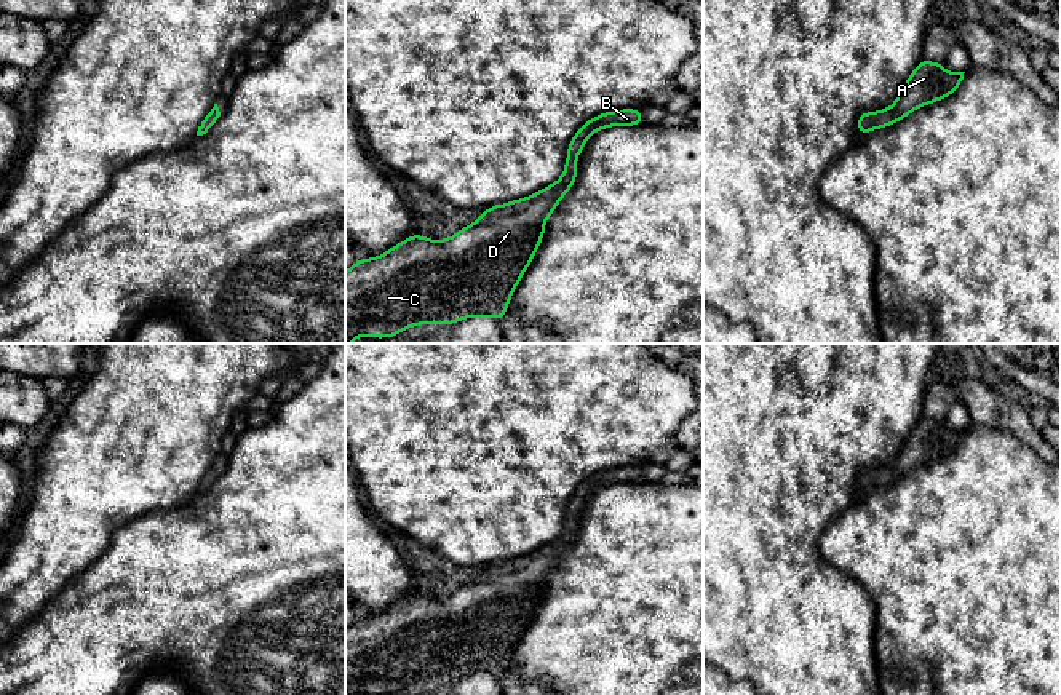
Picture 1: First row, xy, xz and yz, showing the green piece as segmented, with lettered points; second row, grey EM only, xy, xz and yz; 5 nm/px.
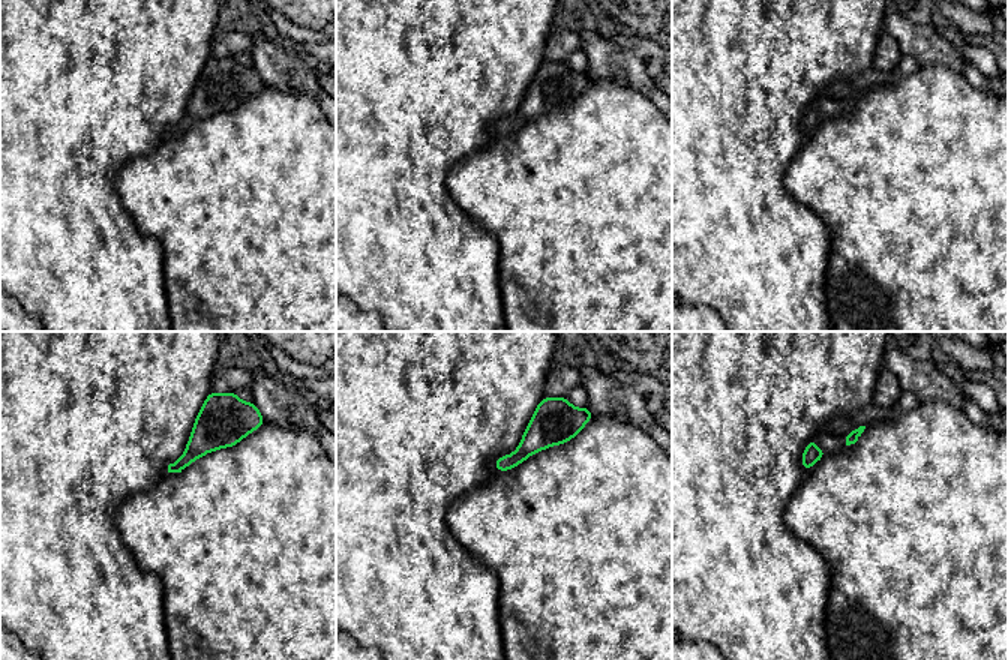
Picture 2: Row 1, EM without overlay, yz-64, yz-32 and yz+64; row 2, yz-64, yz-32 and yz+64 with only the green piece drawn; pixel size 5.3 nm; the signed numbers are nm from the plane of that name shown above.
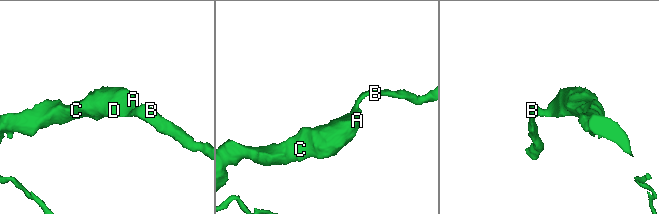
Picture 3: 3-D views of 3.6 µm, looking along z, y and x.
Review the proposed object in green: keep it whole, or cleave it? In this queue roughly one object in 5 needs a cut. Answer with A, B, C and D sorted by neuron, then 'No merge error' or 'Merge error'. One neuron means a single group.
Groups: A B C D. No merge error

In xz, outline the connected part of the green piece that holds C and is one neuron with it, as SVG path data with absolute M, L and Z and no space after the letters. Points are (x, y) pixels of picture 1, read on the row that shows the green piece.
M639 109L599 113L577 129L567 145L562 176L543 190L538 190L530 197L486 208L473 224L460 228L449 238L430 240L415 233L380 256L358 259L345 272L345 344L352 344L355 337L396 337L399 332L419 324L447 326L471 316L502 320L507 315L507 307L510 305L515 289L545 236L548 217L577 181L577 157L583 152L586 139L599 129L634 125L644 125Z

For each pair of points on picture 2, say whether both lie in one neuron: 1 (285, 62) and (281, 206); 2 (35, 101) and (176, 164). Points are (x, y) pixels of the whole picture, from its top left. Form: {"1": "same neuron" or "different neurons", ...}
{"1": "different neurons", "2": "different neurons"}

